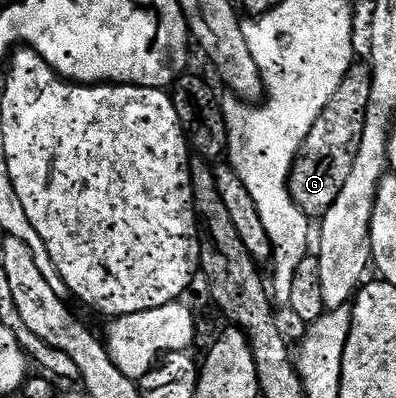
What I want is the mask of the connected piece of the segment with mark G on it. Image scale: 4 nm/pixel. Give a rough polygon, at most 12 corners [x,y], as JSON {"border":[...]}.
{"border":[[369,66],[350,67],[290,170],[311,220],[332,209],[364,137]]}

